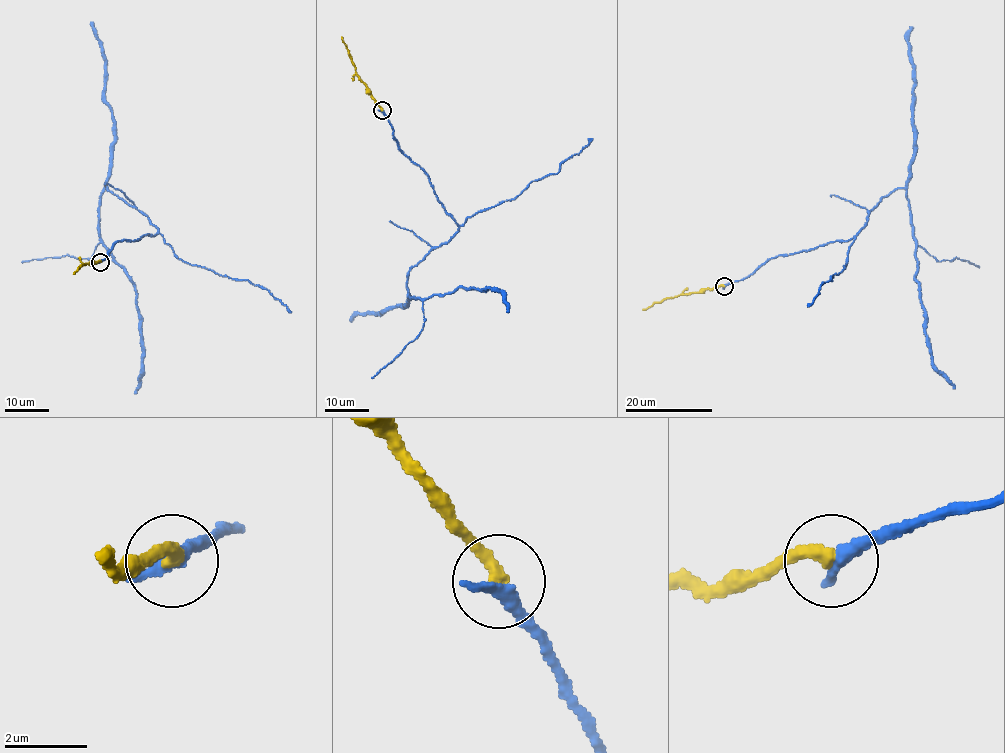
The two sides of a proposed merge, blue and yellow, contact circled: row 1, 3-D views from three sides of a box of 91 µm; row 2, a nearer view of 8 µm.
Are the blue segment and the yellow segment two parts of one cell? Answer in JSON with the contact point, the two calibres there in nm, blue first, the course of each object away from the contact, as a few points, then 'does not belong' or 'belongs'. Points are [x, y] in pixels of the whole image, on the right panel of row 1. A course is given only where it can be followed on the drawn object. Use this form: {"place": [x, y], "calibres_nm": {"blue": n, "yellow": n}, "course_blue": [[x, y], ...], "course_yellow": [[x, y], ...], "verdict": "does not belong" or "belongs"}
{"place": [724, 286], "calibres_nm": {"blue": 420, "yellow": 320}, "course_blue": [[724, 286], [750, 276], [771, 258], [849, 240], [883, 197], [904, 188], [932, 364], [954, 389]], "course_yellow": [[724, 286], [664, 298], [642, 310]], "verdict": "belongs"}

